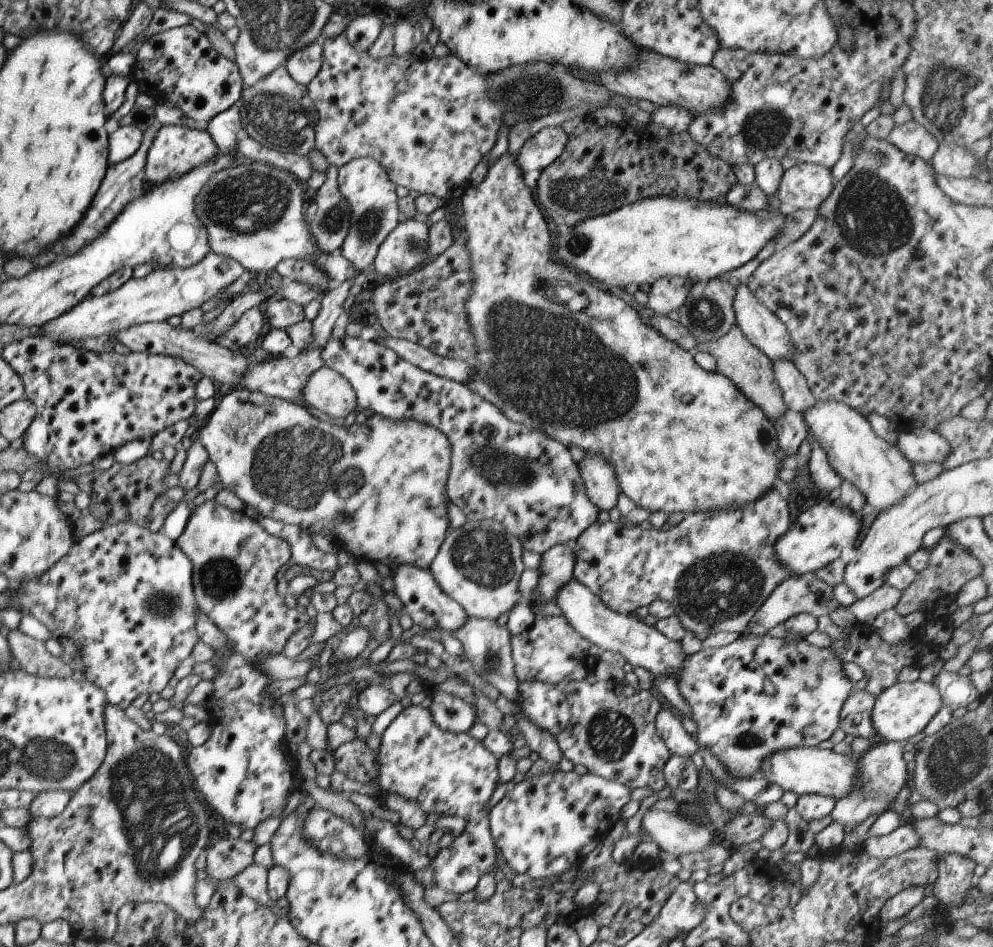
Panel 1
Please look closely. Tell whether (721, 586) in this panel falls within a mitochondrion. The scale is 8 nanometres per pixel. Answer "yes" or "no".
yes

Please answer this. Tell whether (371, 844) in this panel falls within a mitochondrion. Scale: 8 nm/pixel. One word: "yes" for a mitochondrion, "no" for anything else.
no

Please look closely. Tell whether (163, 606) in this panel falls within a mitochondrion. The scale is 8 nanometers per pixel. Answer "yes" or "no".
yes

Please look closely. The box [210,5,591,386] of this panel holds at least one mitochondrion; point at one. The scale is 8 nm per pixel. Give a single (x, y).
(277, 118)

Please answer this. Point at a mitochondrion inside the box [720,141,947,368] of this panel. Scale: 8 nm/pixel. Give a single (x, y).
(871, 215)

